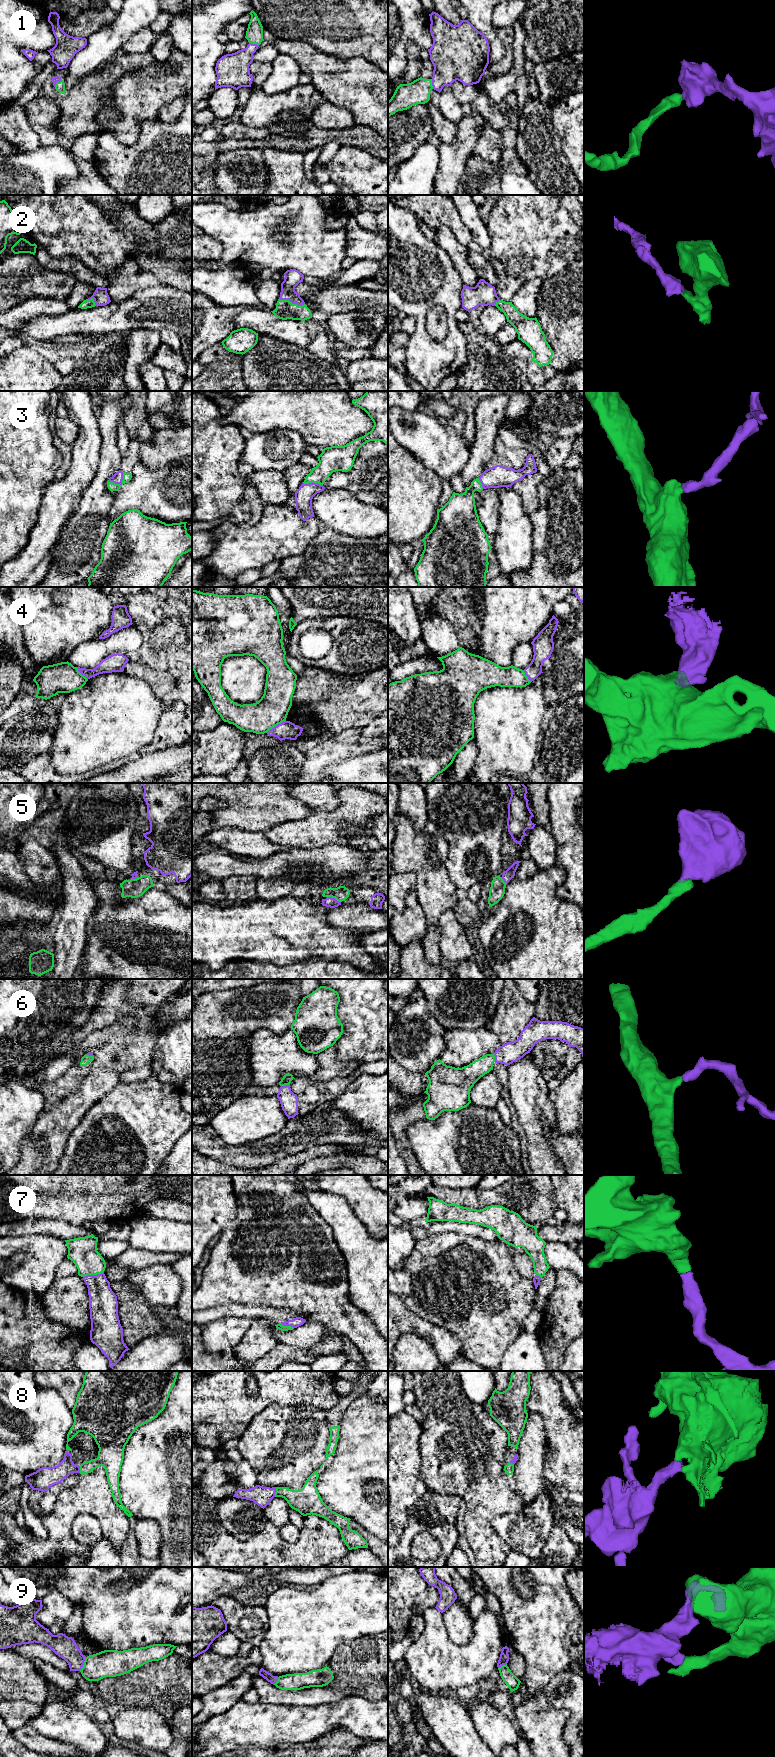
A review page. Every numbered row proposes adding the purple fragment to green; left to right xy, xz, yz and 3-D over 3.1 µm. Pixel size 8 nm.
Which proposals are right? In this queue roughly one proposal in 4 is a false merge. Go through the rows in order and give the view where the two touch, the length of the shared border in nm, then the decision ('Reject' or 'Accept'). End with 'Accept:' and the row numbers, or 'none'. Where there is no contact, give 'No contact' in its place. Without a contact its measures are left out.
1: Touches green in xy. Shared border 90 nm. Accept
2: Touches green in xz. Shared border 220 nm. Accept
3: Touches green in xy. Shared border 140 nm. Accept
4: Touches green in xz. Shared border 190 nm. Reject
5: Touches green in xz. Shared border 120 nm. Accept
6: Touches green in xz. Shared border 70 nm. Accept
7: Touches green in xy. Shared border 180 nm. Accept
8: Touches green in xz. Shared border 80 nm. Accept
9: Touches green in xy. Shared border 130 nm. Reject
Accept: 1, 2, 3, 5, 6, 7, 8

